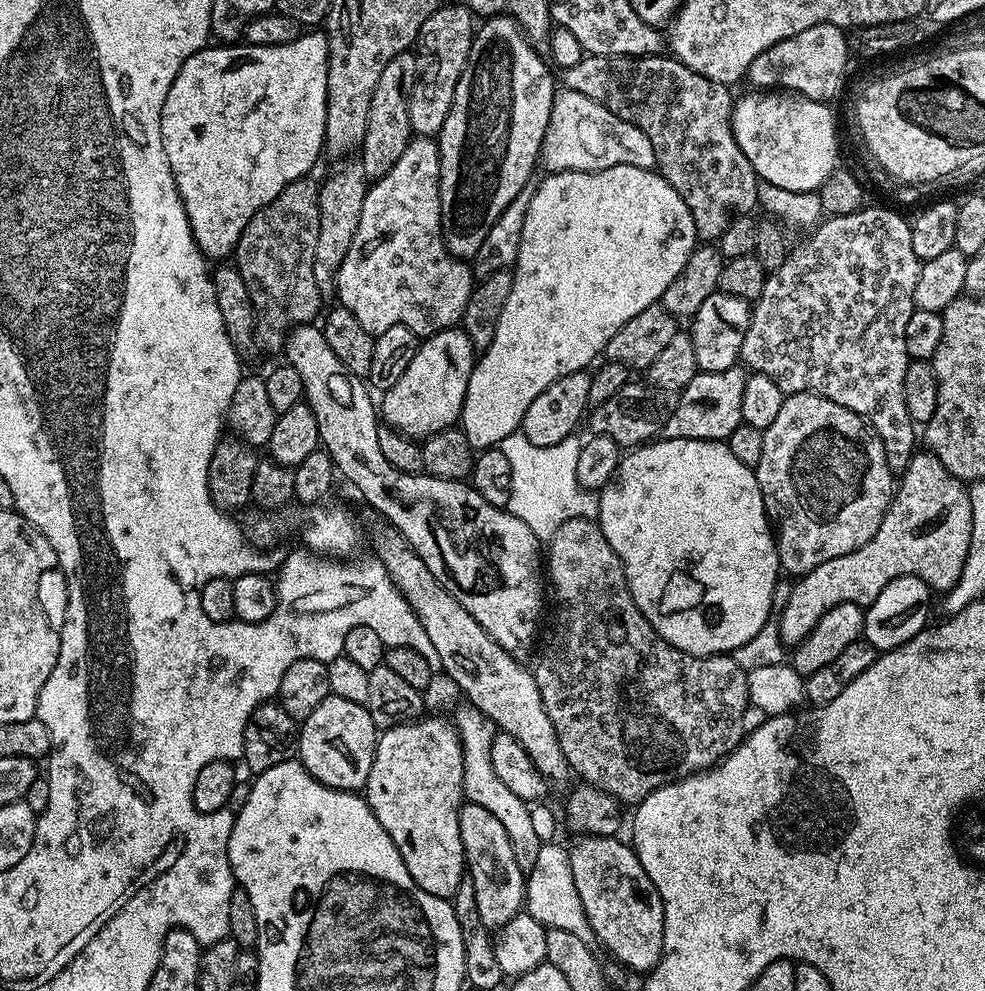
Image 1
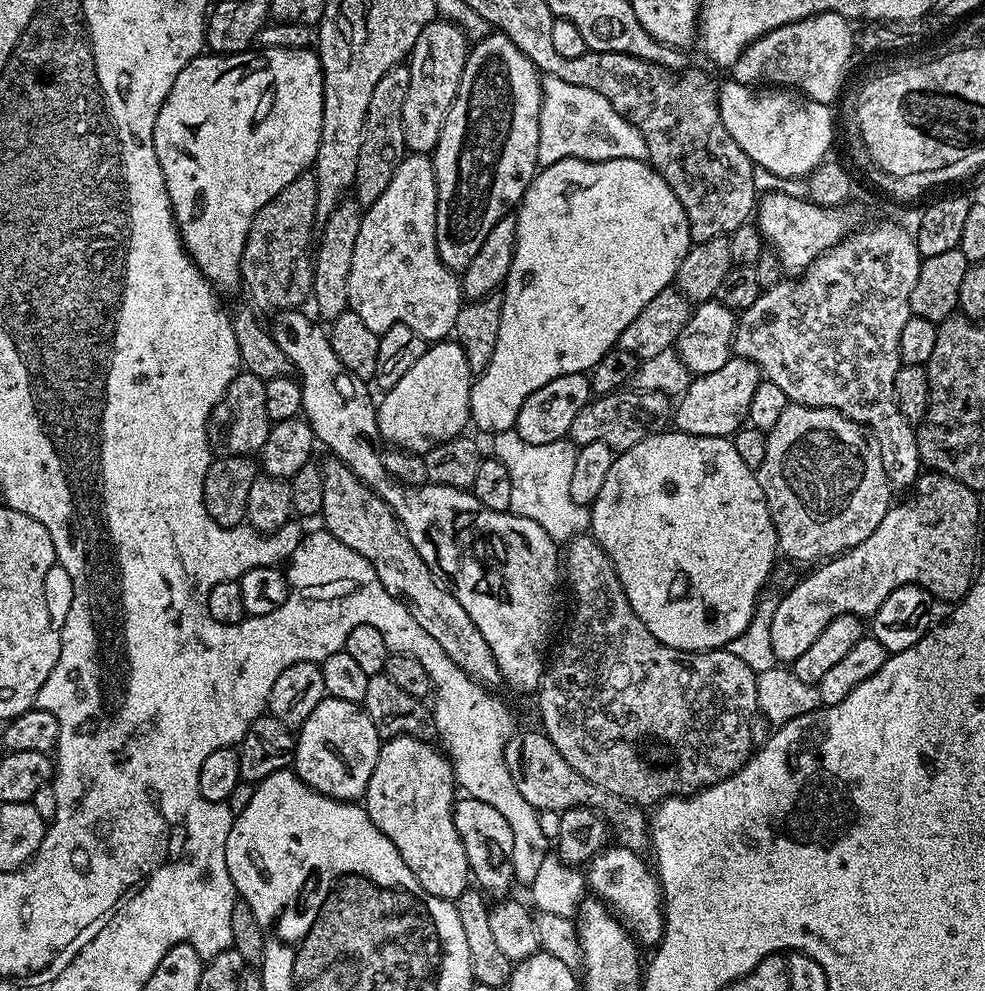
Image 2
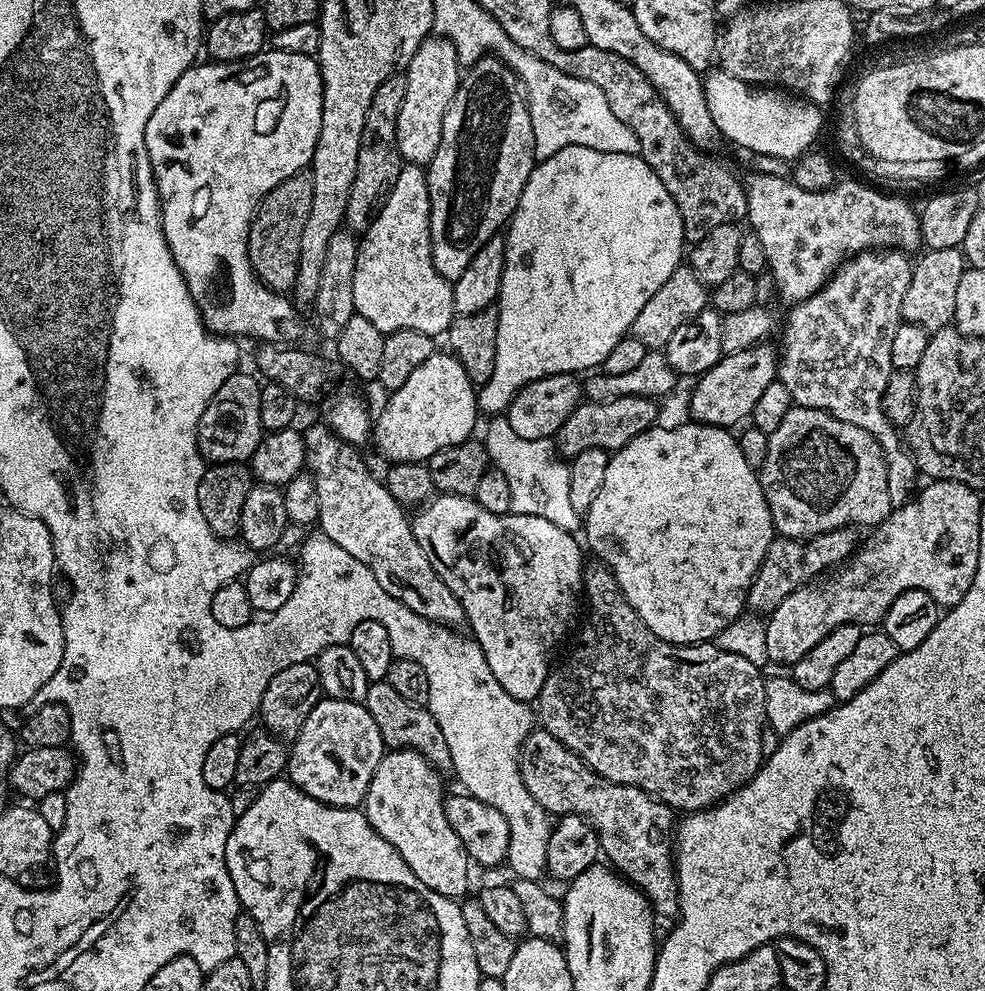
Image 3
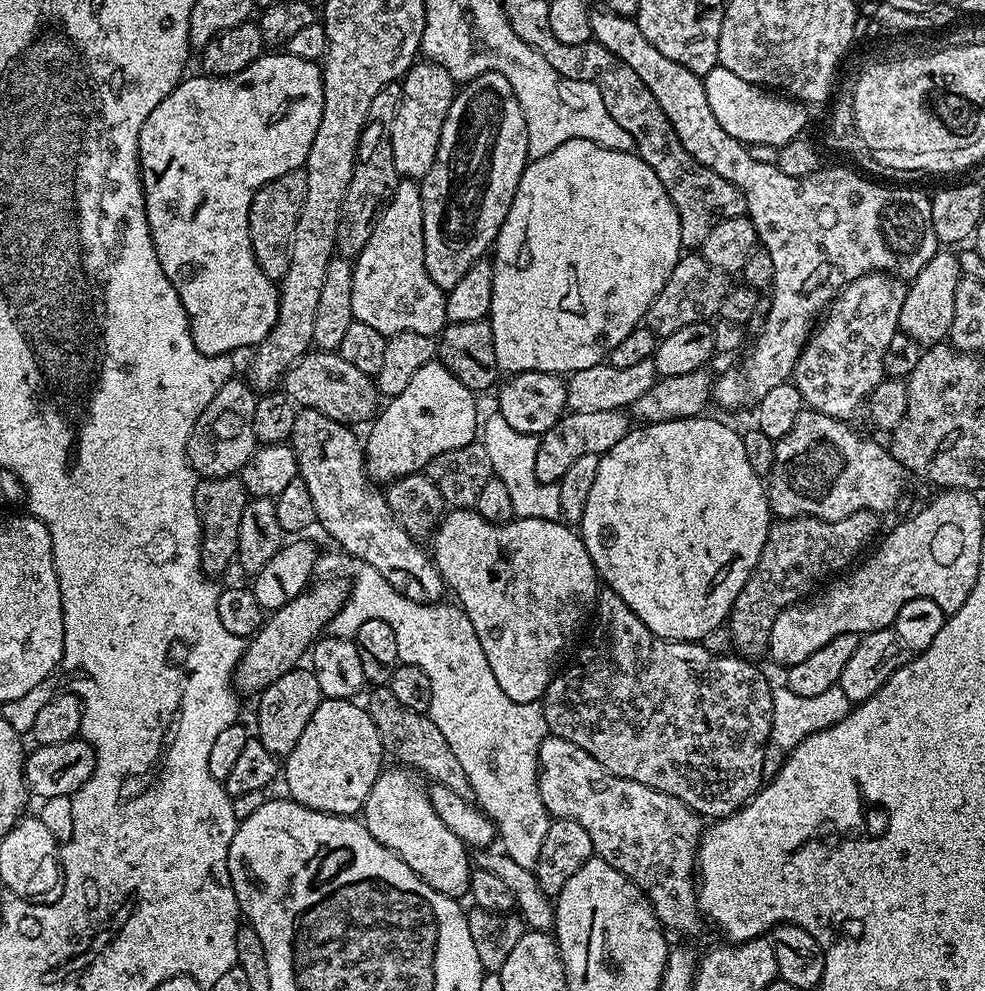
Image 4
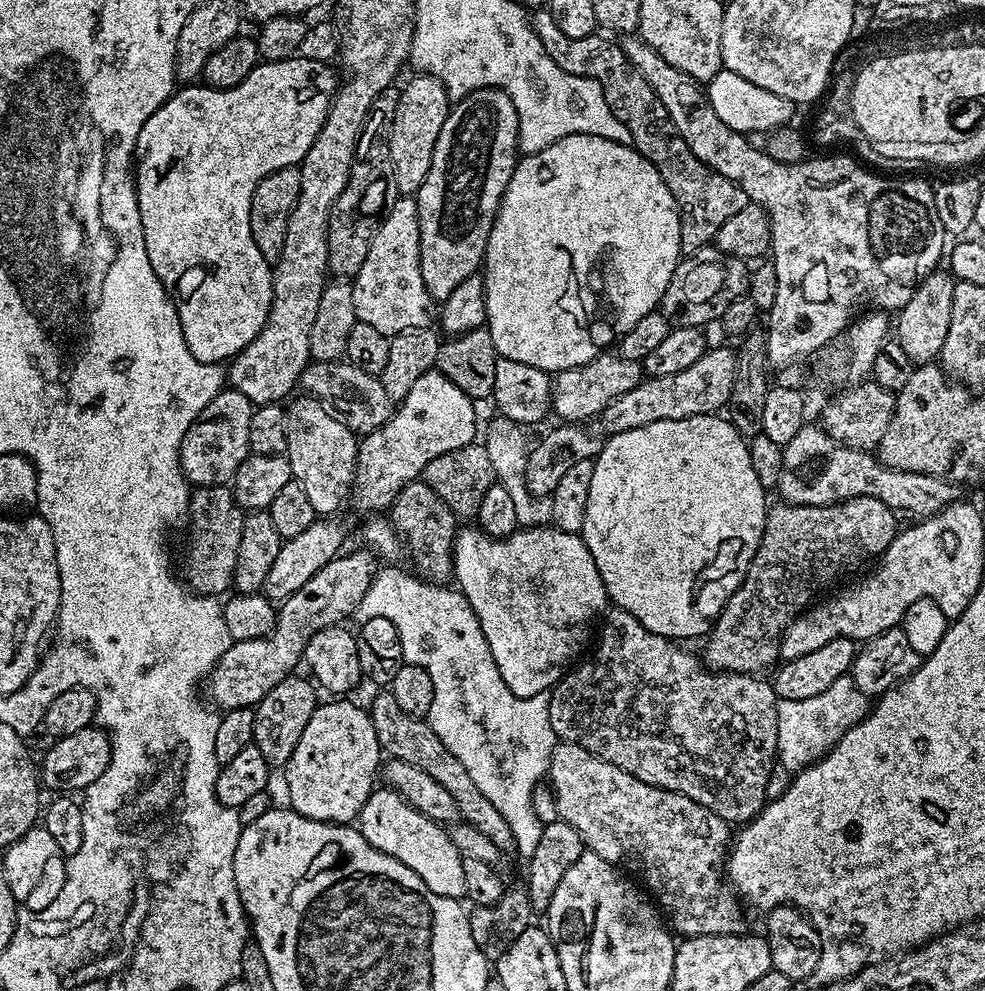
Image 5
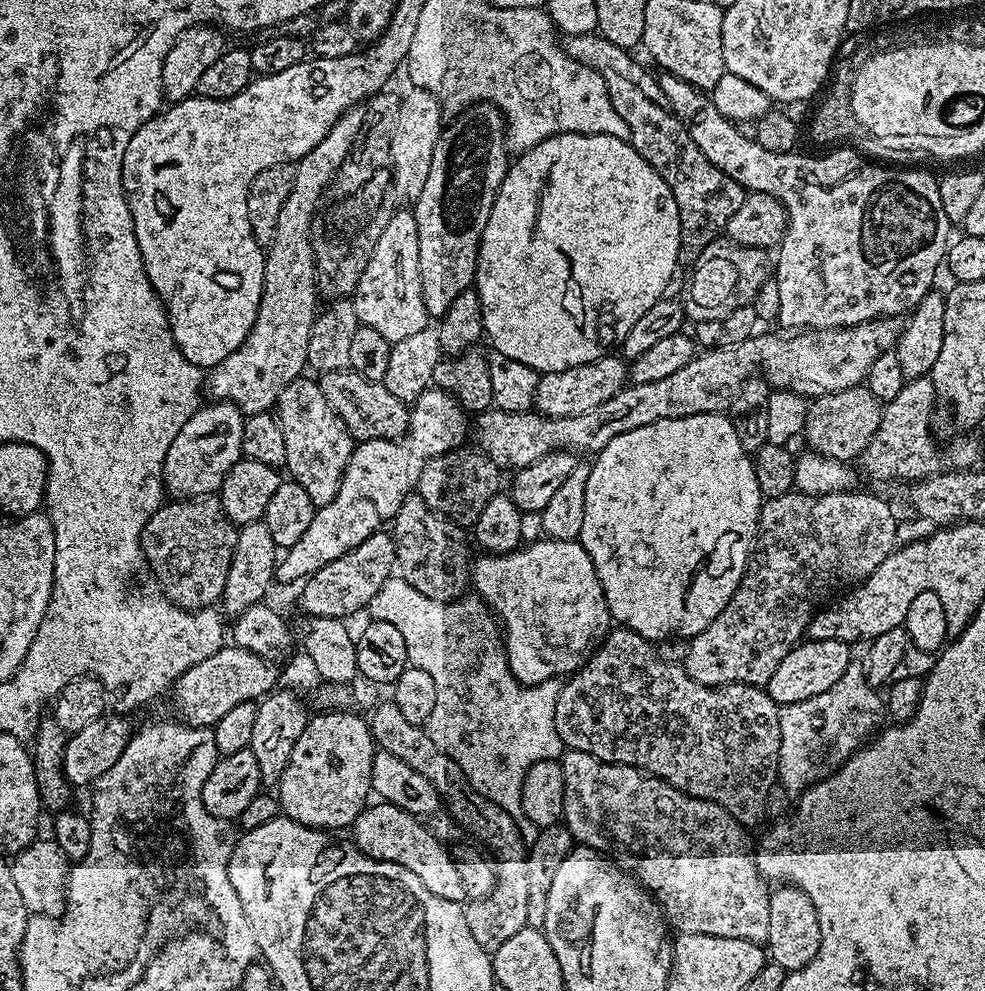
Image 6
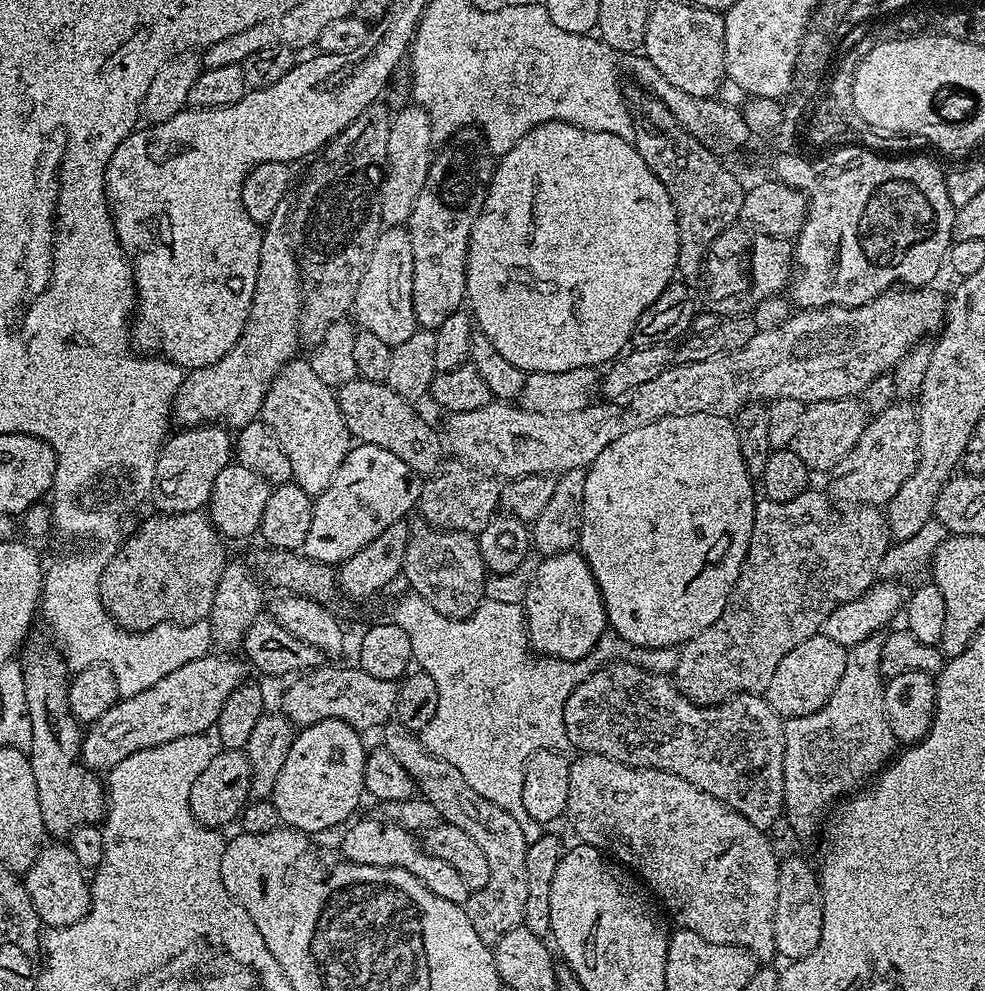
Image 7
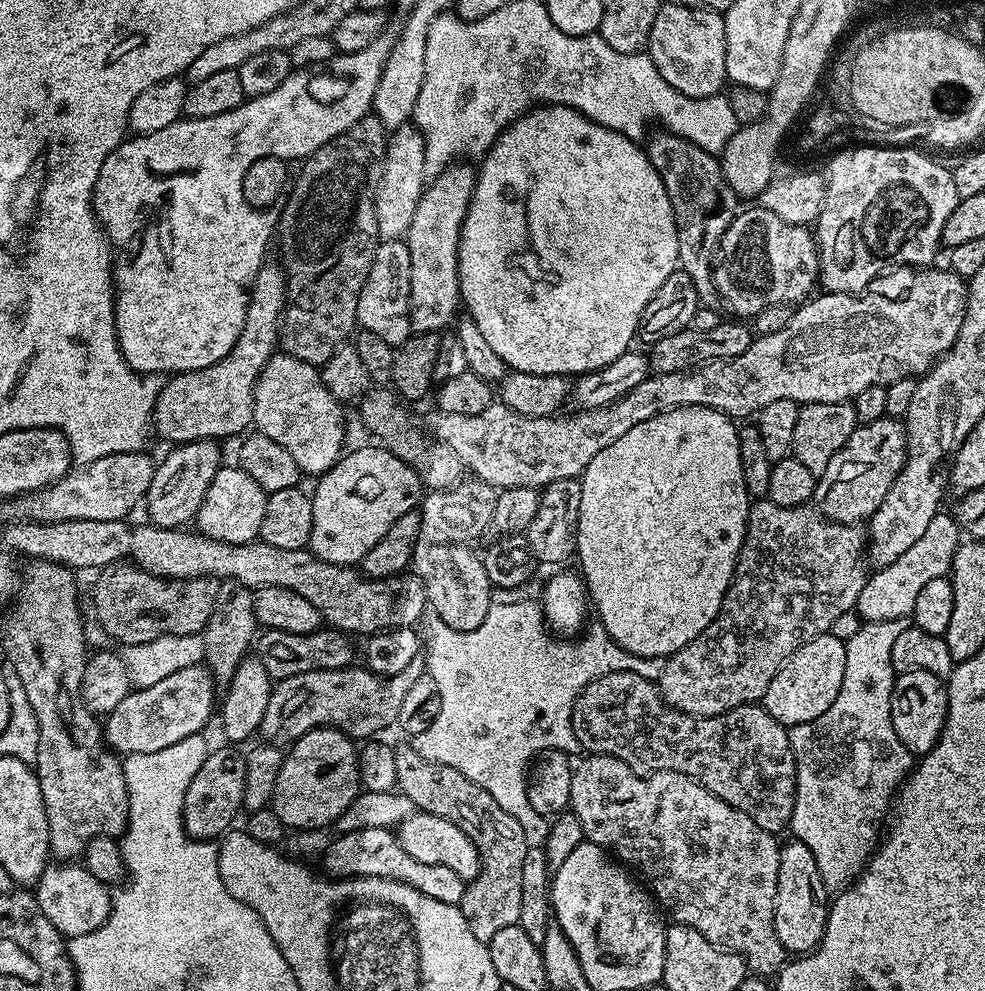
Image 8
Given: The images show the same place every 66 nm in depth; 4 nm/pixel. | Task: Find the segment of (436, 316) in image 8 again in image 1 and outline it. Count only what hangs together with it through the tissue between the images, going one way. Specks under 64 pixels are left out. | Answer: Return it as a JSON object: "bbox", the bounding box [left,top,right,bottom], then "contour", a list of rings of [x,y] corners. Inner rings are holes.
{"bbox":[438,16,558,262],"contour":[[[489,16],[481,24],[484,25],[475,29],[468,61],[460,72],[452,105],[438,137],[442,234],[450,254],[465,262],[478,254],[478,246],[482,246],[490,226],[498,222],[498,214],[502,214],[502,210],[514,202],[518,190],[533,179],[532,171],[538,168],[540,147],[544,145],[550,122],[552,100],[558,91],[557,85],[552,85],[545,57],[536,53],[539,51],[512,17]]]}

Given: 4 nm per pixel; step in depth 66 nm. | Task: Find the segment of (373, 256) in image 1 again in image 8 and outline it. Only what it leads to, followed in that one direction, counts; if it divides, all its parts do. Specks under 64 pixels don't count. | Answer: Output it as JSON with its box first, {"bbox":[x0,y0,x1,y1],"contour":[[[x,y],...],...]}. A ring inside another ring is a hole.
{"bbox":[356,239,413,346],"contour":[[[403,239],[377,243],[376,253],[362,294],[358,298],[356,323],[370,334],[378,334],[382,342],[393,346],[406,342],[413,335],[408,307],[410,306],[410,250]]]}

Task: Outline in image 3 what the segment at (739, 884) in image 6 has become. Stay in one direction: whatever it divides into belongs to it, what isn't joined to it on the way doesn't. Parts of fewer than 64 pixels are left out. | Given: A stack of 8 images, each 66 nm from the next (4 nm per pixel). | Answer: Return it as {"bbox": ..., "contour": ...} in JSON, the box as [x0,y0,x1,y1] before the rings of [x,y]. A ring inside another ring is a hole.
{"bbox":[520,730,679,917],"contour":[[[534,730],[520,747],[520,773],[522,782],[526,782],[526,790],[534,794],[534,802],[541,804],[545,812],[557,817],[580,816],[592,823],[592,829],[600,839],[601,853],[605,857],[608,855],[607,863],[648,897],[657,917],[675,917],[679,913],[673,809],[641,788],[603,780],[582,762],[582,758],[578,758],[578,754],[558,742],[554,734],[543,730]]]}

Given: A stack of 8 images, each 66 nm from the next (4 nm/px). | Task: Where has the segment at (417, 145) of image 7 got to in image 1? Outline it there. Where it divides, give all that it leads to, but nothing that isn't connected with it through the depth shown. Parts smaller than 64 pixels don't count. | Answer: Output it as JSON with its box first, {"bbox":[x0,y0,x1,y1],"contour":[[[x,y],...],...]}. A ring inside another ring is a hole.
{"bbox":[408,3,474,138],"contour":[[[463,3],[447,4],[436,8],[434,14],[422,22],[418,37],[418,75],[408,93],[408,113],[413,133],[420,138],[439,137],[472,45],[474,14]]]}

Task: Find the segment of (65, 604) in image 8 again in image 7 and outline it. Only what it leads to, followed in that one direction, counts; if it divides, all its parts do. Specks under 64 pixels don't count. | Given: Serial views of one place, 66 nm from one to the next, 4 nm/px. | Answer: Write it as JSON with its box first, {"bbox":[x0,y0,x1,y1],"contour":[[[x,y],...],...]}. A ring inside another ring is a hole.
{"bbox":[23,651,106,838],"contour":[[[55,651],[45,656],[32,656],[23,669],[25,680],[26,706],[30,714],[30,746],[26,755],[30,770],[34,770],[34,782],[38,786],[38,806],[42,806],[44,831],[52,838],[68,838],[78,826],[83,824],[99,825],[106,815],[106,788],[98,781],[97,773],[84,767],[80,759],[82,725],[72,717],[68,701],[69,669],[65,661]]]}

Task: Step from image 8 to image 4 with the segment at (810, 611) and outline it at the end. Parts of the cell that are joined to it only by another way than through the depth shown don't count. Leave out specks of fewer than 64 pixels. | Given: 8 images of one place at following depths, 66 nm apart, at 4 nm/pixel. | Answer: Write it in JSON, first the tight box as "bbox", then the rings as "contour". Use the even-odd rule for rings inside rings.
{"bbox":[726,511,877,658],"contour":[[[869,511],[855,512],[841,520],[819,520],[813,516],[777,519],[769,527],[762,554],[726,619],[726,629],[736,647],[733,649],[744,658],[763,657],[768,651],[774,618],[778,618],[782,610],[807,597],[819,580],[827,581],[831,572],[840,572],[844,567],[847,569],[875,534],[876,520],[877,513]]]}

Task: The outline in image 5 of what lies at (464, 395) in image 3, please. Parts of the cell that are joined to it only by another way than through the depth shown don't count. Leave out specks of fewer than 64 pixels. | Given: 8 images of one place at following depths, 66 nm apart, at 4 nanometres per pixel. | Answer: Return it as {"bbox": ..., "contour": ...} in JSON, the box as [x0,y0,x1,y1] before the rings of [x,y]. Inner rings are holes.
{"bbox":[350,371,477,514],"contour":[[[438,371],[422,374],[414,382],[410,394],[399,401],[392,417],[383,428],[367,433],[356,450],[356,475],[350,489],[351,503],[356,503],[368,514],[380,514],[391,509],[396,495],[412,480],[421,479],[424,468],[438,454],[446,454],[460,447],[462,442],[472,442],[476,436],[477,405]]]}

